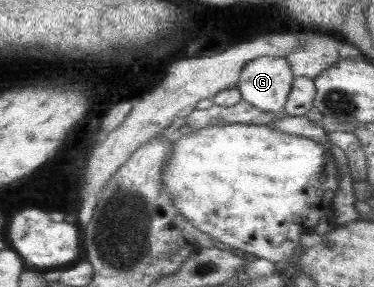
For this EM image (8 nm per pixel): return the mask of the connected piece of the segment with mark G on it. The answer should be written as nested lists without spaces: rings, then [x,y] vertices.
[[[260,56],[245,64],[236,89],[257,111],[279,113],[289,94],[293,75],[284,56]]]

